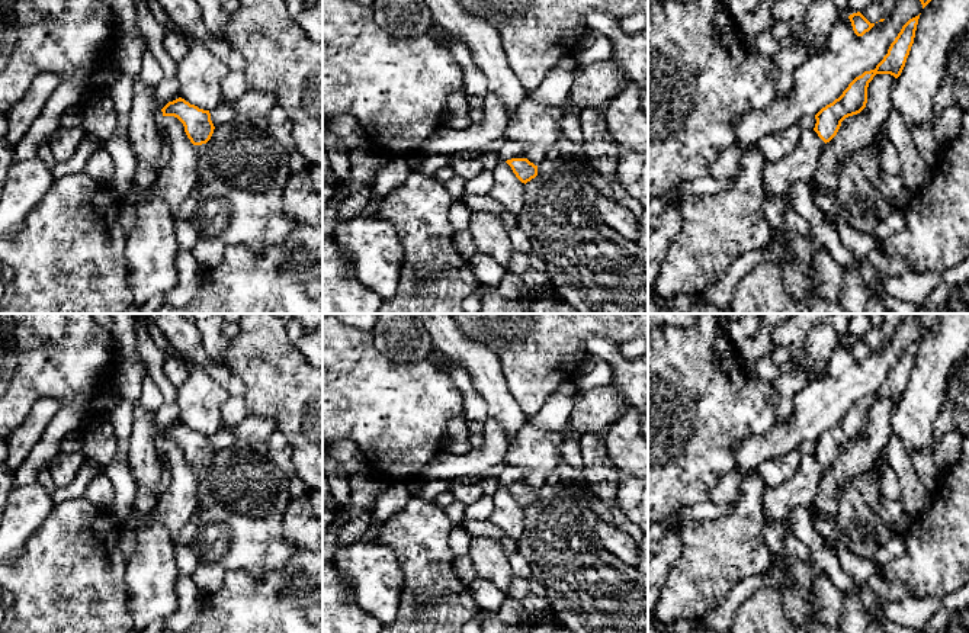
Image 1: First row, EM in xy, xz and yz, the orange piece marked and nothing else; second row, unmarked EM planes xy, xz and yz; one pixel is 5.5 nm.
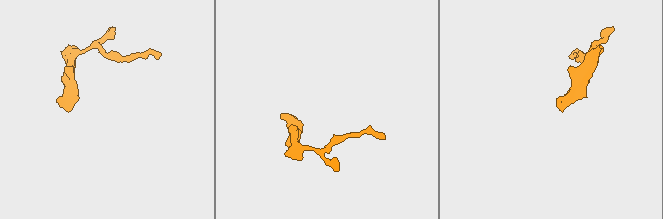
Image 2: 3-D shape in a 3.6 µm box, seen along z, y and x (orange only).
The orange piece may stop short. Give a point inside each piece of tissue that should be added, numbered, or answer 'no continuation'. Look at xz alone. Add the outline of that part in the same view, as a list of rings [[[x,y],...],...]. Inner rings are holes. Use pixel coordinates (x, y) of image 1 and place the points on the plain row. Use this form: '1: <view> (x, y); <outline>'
1: xz (510, 475); [[[506,466],[498,481],[501,485],[507,486],[511,483],[526,483],[529,472],[519,466]]]

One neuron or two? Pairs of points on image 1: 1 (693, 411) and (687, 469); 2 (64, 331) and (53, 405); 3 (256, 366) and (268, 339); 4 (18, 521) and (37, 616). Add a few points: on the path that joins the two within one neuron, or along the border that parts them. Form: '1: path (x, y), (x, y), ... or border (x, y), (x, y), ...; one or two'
1: path (687, 426), (687, 455); one
2: border (61, 402), (53, 398), (39, 398), (25, 418); two
3: path (257, 359), (262, 353), (262, 346); one
4: border (44, 520), (15, 561); two

